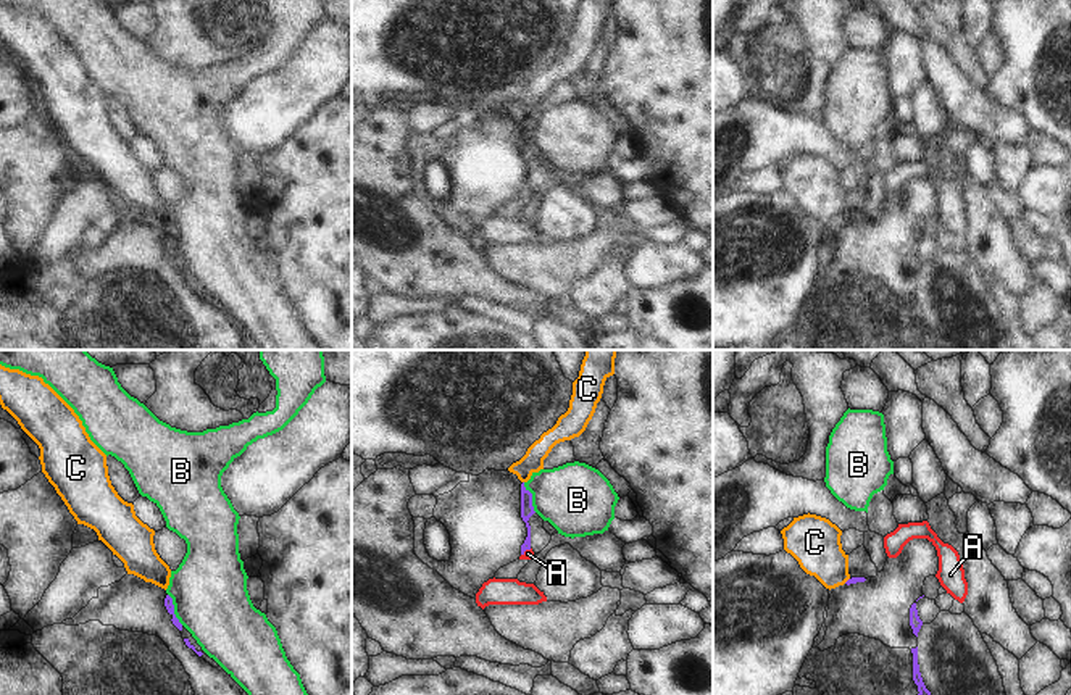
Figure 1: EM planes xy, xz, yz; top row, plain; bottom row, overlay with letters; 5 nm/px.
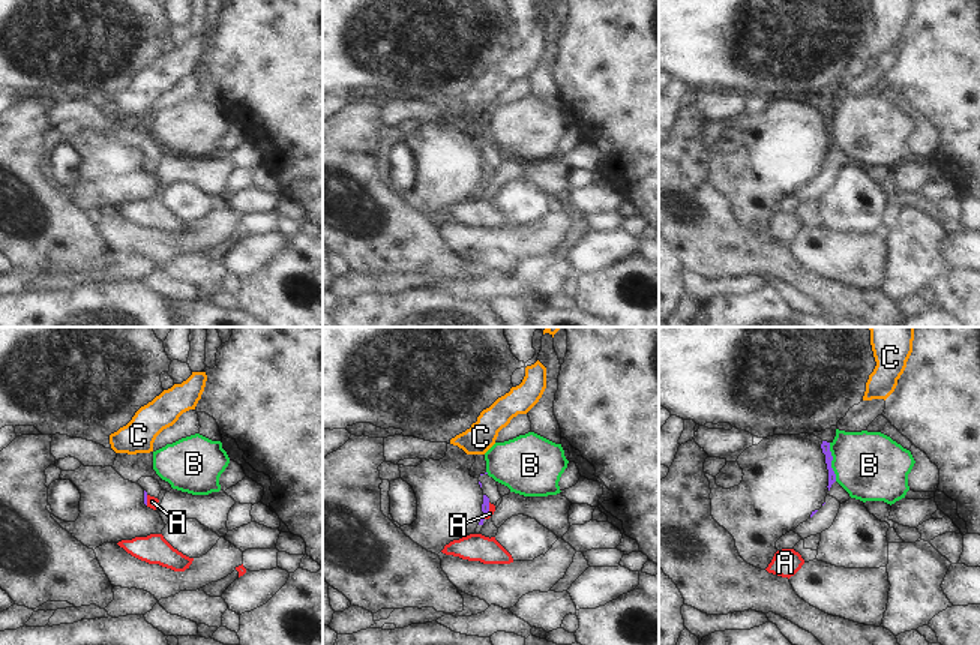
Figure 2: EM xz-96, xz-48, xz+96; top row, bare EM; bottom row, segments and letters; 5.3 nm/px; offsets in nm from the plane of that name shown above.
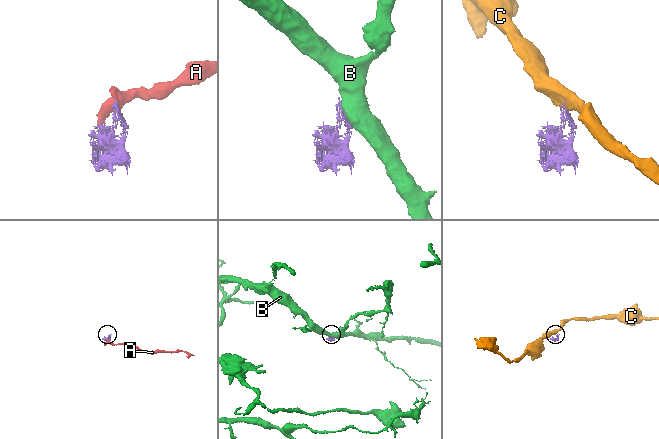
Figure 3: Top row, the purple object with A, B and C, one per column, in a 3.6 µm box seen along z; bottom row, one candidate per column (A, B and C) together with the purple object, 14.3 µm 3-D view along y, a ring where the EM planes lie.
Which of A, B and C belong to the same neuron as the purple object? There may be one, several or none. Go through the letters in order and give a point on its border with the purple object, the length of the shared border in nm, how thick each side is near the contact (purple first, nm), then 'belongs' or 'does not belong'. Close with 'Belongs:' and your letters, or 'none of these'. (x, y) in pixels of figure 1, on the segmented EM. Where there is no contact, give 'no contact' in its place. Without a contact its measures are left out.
A: xz (526, 549) | 70 nm | 60/50 nm | does not belong
B: xz (531, 497) | 170 nm | 60/360 nm | does not belong
C: yz (847, 581) | 40 nm | 30/260 nm | does not belong
Belongs: none of these

